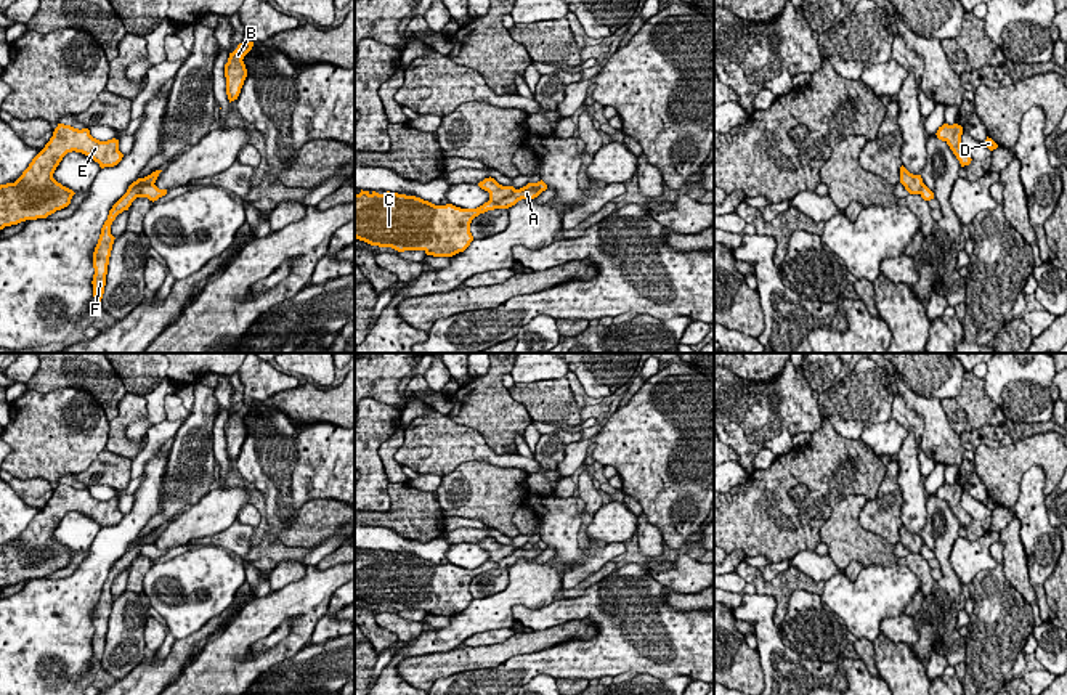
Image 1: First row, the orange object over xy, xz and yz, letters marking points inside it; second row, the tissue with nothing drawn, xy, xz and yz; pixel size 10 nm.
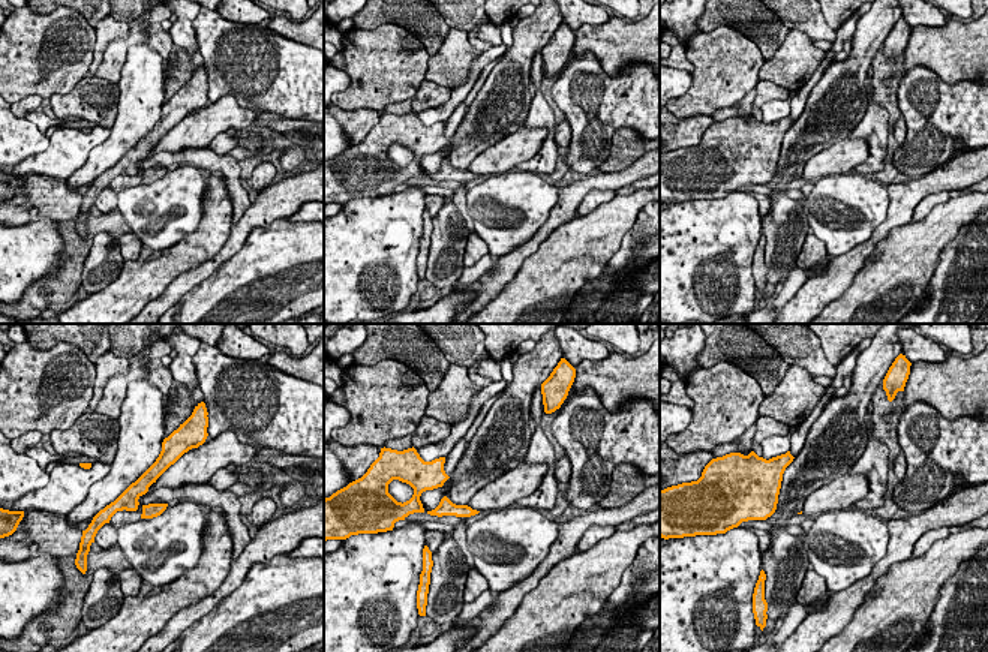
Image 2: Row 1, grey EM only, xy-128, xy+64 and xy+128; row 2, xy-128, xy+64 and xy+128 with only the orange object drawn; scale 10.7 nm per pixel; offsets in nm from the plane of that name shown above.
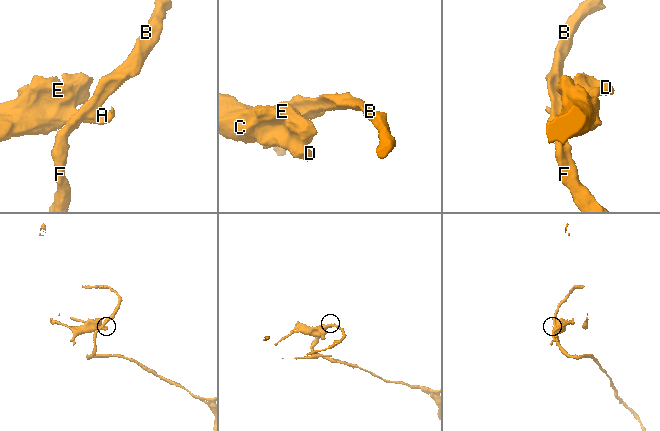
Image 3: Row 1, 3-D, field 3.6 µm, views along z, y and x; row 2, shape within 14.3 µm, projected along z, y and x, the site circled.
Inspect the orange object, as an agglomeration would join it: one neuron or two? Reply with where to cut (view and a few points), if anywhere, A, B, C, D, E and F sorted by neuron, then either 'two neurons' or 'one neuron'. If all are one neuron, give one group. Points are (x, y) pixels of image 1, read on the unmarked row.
cut xz (515, 549), (499, 560), (490, 560); groups A C D E / B F; two neurons

